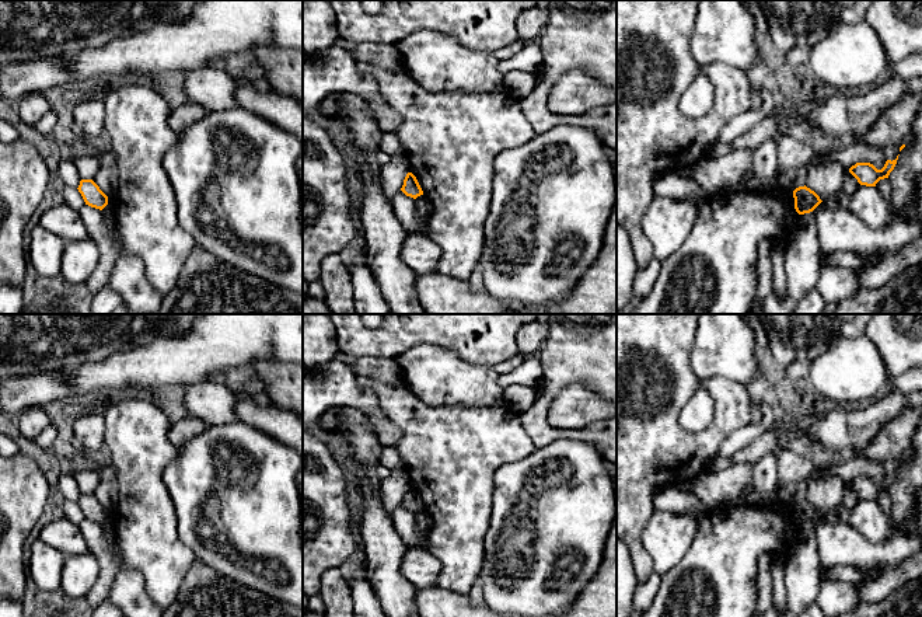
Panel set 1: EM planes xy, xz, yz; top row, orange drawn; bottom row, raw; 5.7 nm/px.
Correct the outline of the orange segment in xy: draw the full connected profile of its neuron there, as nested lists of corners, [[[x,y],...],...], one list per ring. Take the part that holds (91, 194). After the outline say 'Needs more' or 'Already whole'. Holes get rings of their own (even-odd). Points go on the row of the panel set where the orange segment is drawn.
[[[81,179],[77,189],[81,194],[85,205],[99,210],[108,205],[108,196],[92,179]]]. Already whole

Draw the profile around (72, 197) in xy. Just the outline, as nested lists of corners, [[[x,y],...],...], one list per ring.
[[[66,185],[63,188],[63,201],[69,208],[71,208],[77,212],[85,205],[85,202],[84,202],[81,194],[78,192],[78,189],[70,188],[70,187],[66,187]]]

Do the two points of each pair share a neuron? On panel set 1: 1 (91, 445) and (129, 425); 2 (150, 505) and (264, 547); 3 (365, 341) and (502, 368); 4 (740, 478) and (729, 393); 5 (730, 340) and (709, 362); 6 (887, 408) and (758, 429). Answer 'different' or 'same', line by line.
1: different
2: different
3: different
4: different
5: same
6: different

